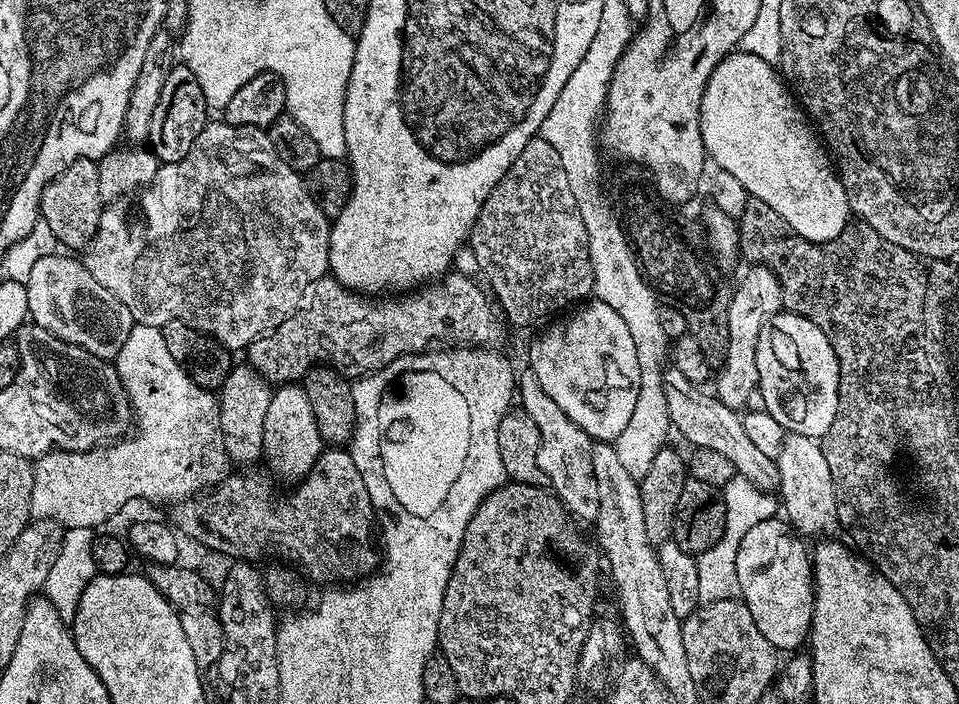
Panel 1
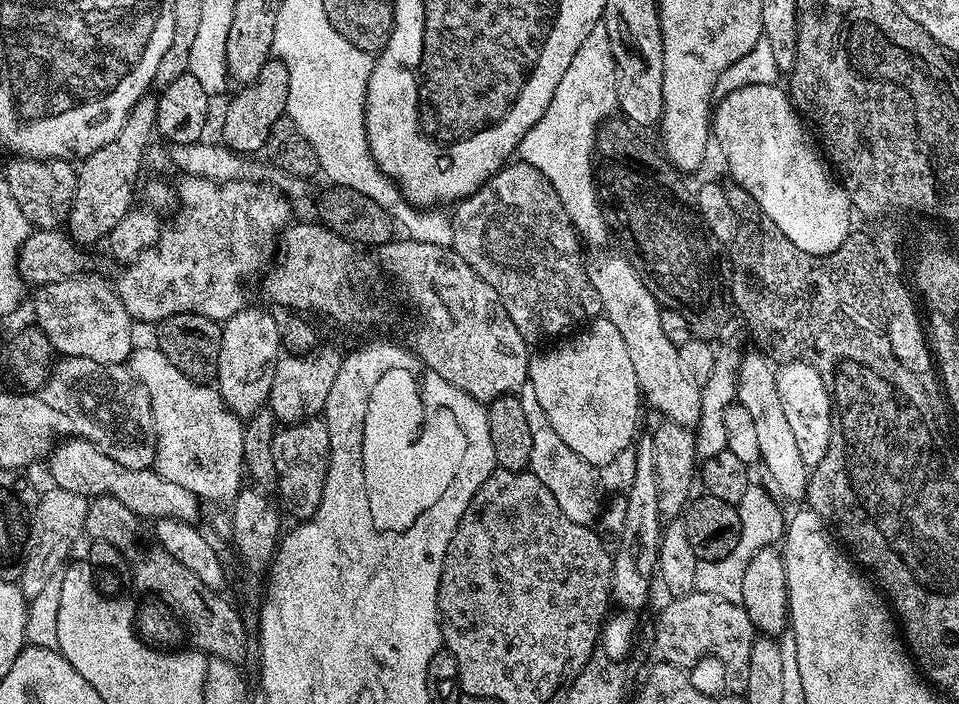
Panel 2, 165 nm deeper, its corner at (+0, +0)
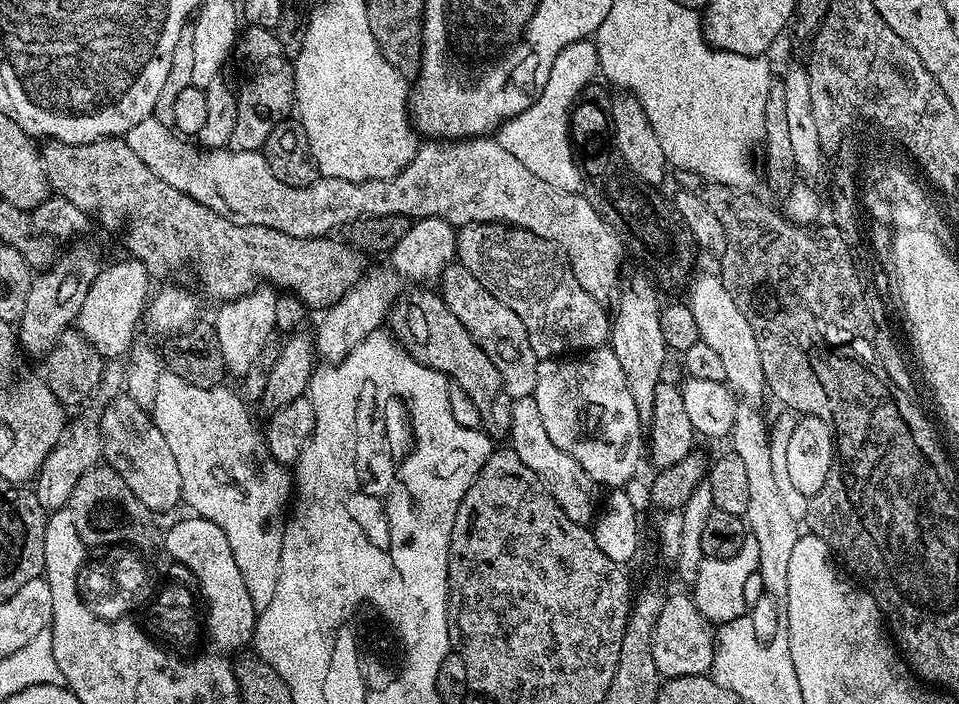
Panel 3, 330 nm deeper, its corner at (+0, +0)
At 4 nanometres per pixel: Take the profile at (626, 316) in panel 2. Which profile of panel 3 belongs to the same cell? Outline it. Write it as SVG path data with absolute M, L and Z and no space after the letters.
M153 115L138 122L138 126L129 130L126 133L126 139L130 150L134 150L134 154L138 154L138 158L142 158L142 162L146 162L146 166L150 166L150 170L154 170L154 174L162 178L162 182L174 186L174 190L182 190L190 198L202 202L202 206L242 226L266 226L270 230L278 230L294 238L310 238L335 233L335 228L343 229L358 218L382 218L383 216L409 218L433 216L442 218L457 230L465 228L468 224L498 223L524 228L530 234L538 234L538 238L555 244L563 252L568 265L572 267L574 278L578 278L578 286L582 286L586 294L590 294L598 301L607 301L607 296L611 297L621 283L622 241L617 236L615 228L609 226L596 213L587 195L558 190L550 186L550 182L542 182L542 178L538 178L538 174L530 174L530 170L526 170L526 166L522 166L522 162L518 162L514 154L502 150L502 146L494 138L433 139L431 142L421 143L412 161L393 177L375 178L374 181L362 182L323 177L305 188L295 188L286 186L286 182L278 182L278 178L274 178L274 170L270 170L266 162L263 151L201 150L195 143L189 142L185 137L173 131L169 125L158 122Z

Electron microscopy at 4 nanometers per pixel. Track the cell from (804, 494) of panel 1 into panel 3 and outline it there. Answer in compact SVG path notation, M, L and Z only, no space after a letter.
M708 272L701 276L693 275L687 288L686 303L697 322L699 339L704 340L706 346L713 348L719 355L726 370L724 383L737 397L756 402L760 395L765 395L766 385L762 374L762 360L758 358L758 344L754 342L754 330L750 330L750 322L746 322L746 317L742 315L742 310L738 310L734 298L730 298L719 275L712 273L711 276Z

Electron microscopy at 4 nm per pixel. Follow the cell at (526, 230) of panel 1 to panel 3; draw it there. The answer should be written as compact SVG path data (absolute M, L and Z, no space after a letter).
M468 224L457 231L456 254L463 268L518 315L538 360L591 351L609 341L611 317L605 305L578 286L563 252L549 240L515 226Z

